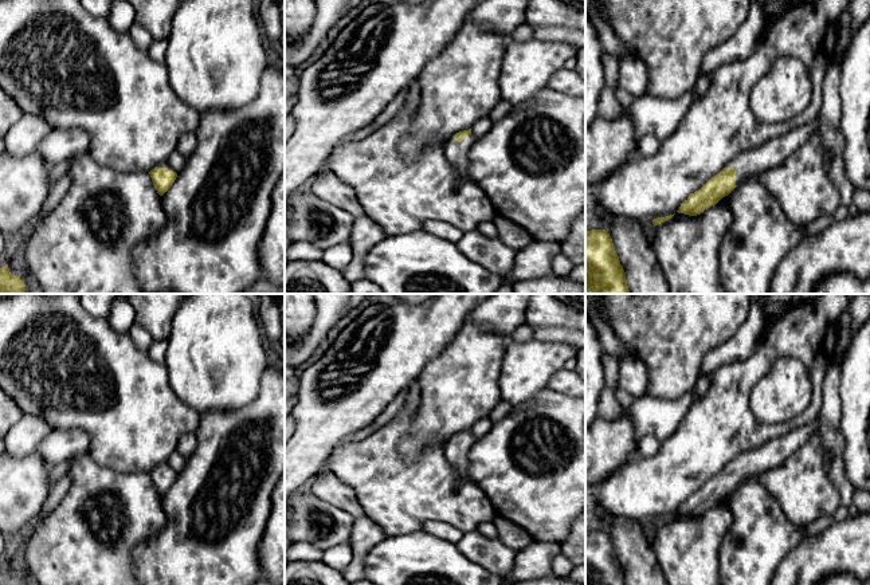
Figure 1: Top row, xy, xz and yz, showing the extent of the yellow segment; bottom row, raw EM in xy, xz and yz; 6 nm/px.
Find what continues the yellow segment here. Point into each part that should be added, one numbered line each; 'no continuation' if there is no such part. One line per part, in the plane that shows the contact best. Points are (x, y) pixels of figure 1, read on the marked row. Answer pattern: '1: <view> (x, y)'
1: yz (774, 152)

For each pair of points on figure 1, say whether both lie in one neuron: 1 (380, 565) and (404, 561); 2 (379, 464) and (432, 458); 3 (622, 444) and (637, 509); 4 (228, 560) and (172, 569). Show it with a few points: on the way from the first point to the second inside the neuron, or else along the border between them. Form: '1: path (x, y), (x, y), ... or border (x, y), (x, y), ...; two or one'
1: path (385, 565), (399, 565); one
2: path (392, 470), (419, 470); one
3: border (637, 455), (600, 481); two
4: path (215, 560), (185, 560); one

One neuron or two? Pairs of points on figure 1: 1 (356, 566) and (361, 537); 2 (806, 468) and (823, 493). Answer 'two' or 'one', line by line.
1: one
2: one

